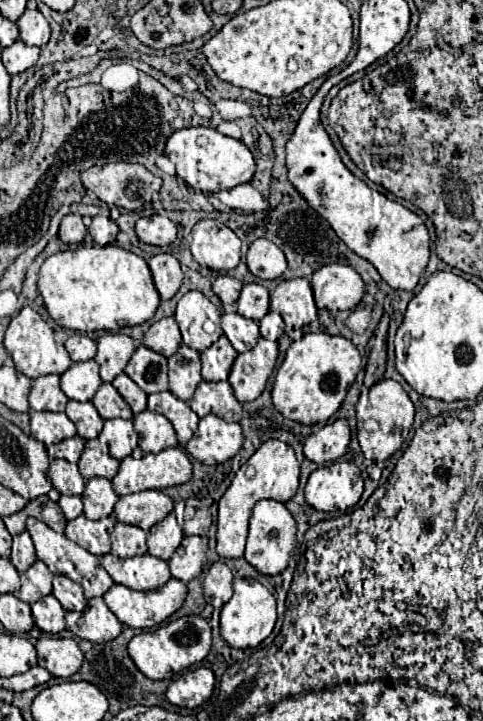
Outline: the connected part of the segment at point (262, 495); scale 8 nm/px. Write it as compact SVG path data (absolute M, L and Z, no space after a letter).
M270 439L240 467L234 481L222 495L218 503L218 545L216 551L220 557L242 557L244 555L244 543L248 537L248 521L252 517L252 509L260 499L274 499L280 503L286 503L290 497L294 497L298 489L298 475L300 465L296 461L294 449L278 439Z

